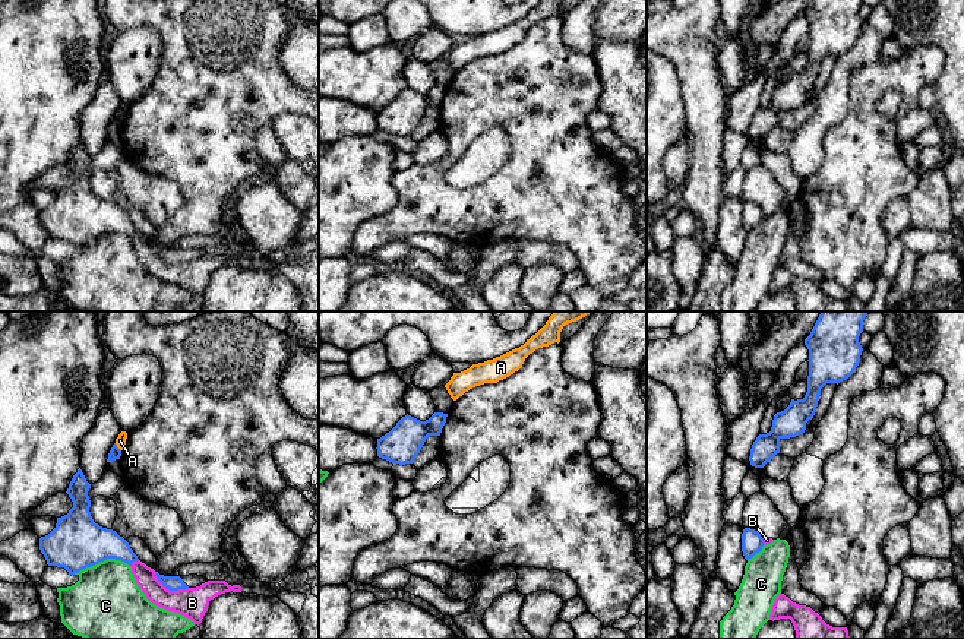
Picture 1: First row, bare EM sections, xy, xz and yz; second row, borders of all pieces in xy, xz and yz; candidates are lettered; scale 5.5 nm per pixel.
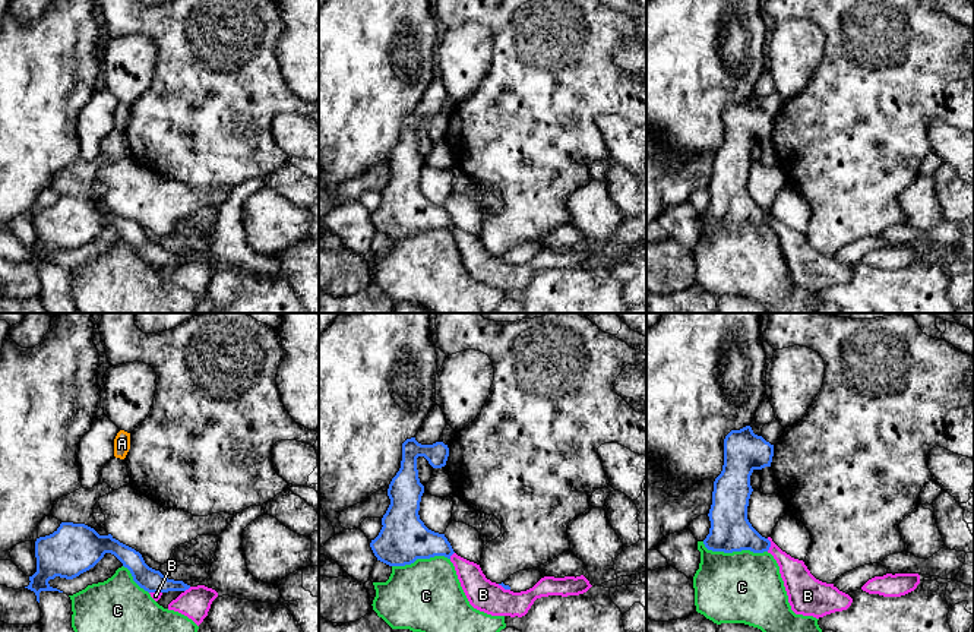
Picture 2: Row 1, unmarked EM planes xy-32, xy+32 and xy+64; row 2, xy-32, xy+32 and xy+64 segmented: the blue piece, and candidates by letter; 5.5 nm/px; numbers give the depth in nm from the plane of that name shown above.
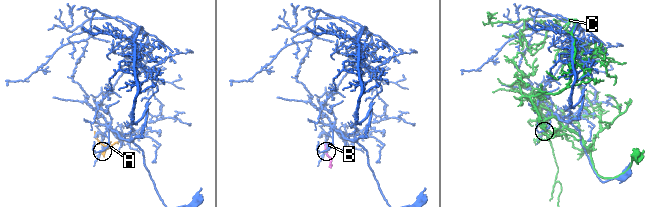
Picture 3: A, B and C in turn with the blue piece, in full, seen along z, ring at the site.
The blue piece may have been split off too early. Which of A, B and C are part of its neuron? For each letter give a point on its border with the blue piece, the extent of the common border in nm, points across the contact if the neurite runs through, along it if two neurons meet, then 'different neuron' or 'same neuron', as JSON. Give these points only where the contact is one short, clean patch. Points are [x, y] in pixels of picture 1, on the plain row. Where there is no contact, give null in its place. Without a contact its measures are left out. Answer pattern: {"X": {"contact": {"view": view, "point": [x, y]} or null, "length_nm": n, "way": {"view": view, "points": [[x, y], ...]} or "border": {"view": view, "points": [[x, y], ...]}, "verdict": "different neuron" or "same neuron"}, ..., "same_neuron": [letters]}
{"A": {"contact": {"view": "xy", "point": [117, 120]}, "length_nm": 60, "border": {"view": "xy", "points": [[114, 116], [120, 123]]}, "verdict": "different neuron"}, "B": {"contact": {"view": "xy", "point": [170, 262]}, "length_nm": 220, "border": {"view": "xy", "points": [[154, 244], [170, 262], [187, 261]]}, "verdict": "different neuron"}, "C": {"contact": {"view": "xy", "point": [100, 233]}, "length_nm": 320, "verdict": "different neuron"}, "same_neuron": []}

